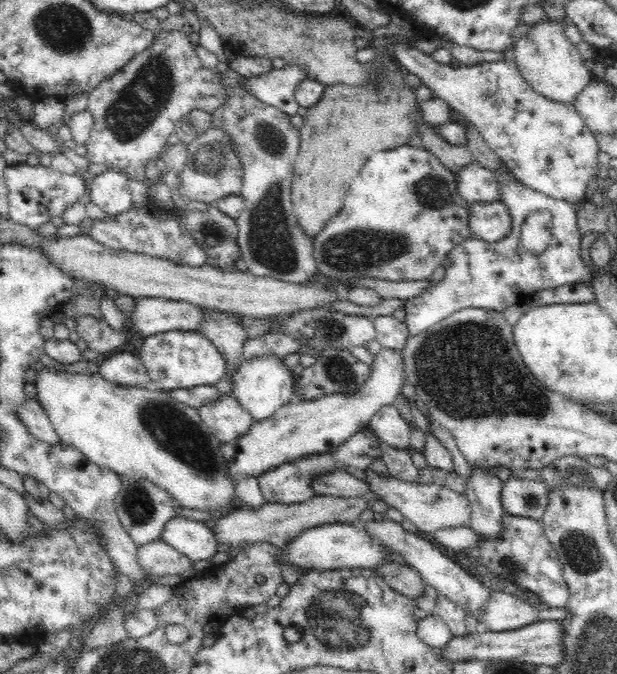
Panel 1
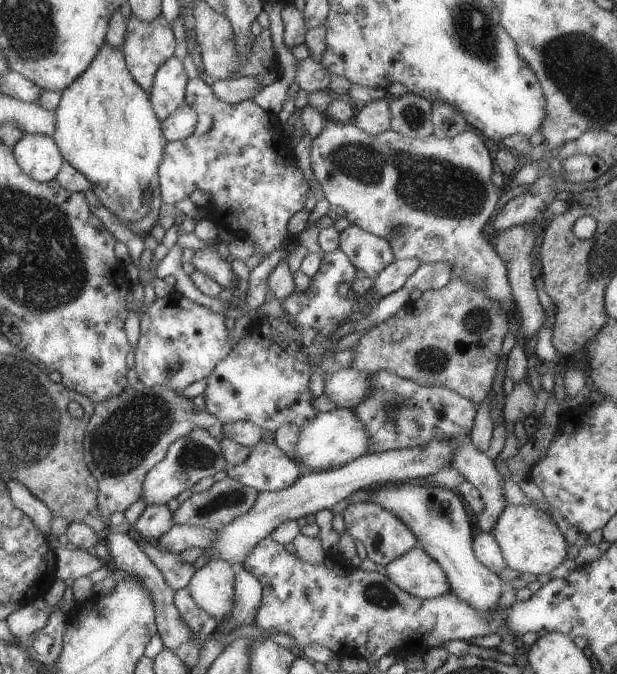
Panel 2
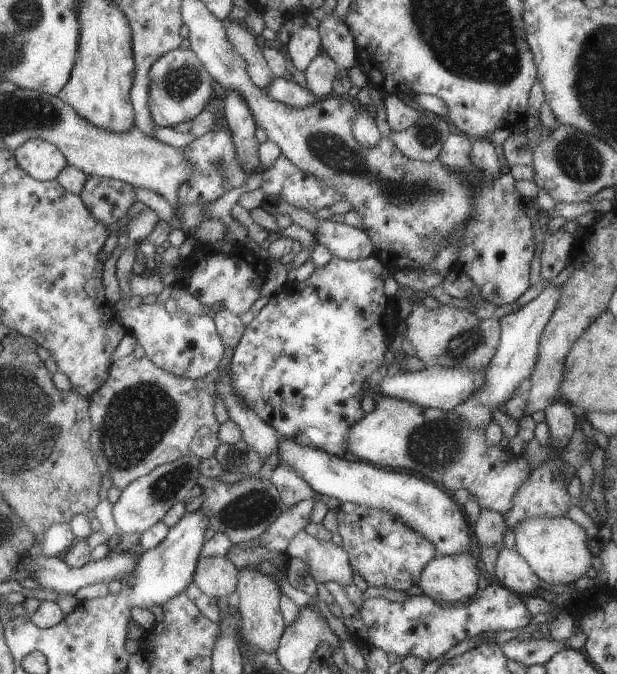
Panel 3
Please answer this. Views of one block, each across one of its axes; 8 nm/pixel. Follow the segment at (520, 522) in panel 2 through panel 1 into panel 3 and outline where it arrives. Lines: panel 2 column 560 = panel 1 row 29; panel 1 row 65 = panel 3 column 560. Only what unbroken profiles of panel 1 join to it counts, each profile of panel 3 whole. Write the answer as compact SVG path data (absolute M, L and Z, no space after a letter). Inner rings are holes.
M537 516L523 520L513 528L514 548L525 558L529 568L549 586L574 584L591 567L592 554L587 548L590 537L567 517Z

